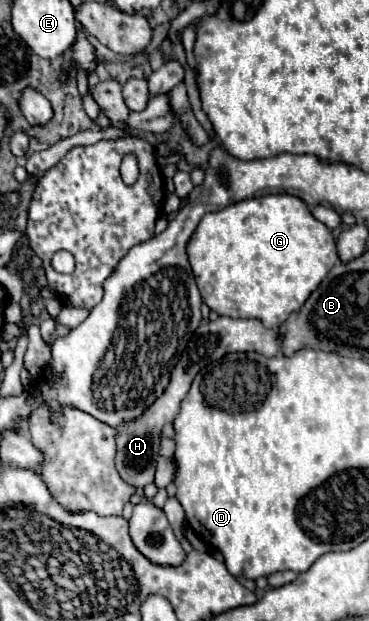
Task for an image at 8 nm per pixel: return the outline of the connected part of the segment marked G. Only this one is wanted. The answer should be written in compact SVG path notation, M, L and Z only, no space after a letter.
M272 194L206 214L192 234L188 258L210 310L230 318L256 318L268 328L278 328L326 278L338 252L332 232L314 218L304 200Z

